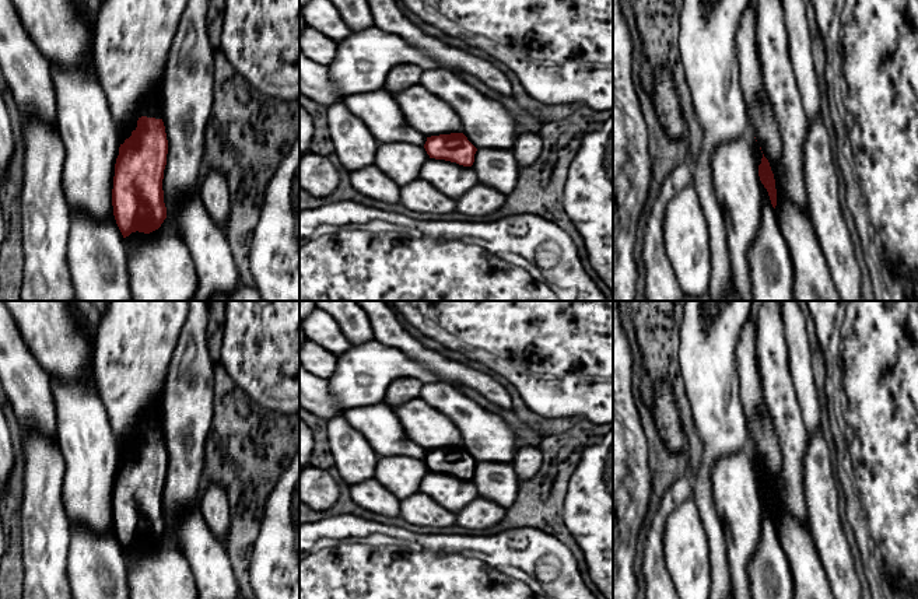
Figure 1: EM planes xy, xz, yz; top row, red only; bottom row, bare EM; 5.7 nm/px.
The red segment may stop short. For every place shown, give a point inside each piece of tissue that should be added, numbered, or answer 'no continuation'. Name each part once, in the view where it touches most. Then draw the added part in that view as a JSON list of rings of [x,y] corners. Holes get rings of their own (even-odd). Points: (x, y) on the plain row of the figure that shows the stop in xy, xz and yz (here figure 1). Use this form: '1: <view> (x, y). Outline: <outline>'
1: xy (153, 421). Outline: [[[153,407],[140,424],[140,430],[162,432],[162,411],[158,407]]]

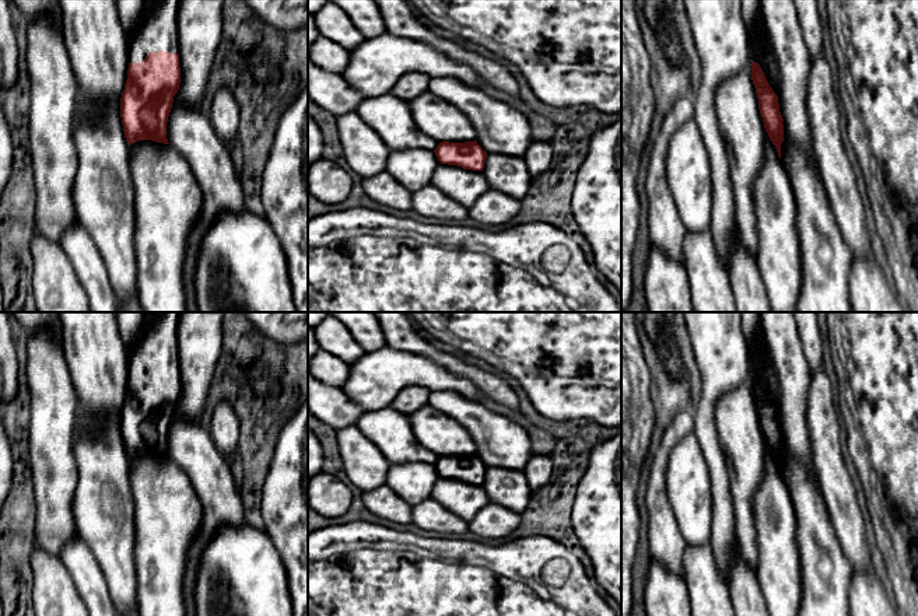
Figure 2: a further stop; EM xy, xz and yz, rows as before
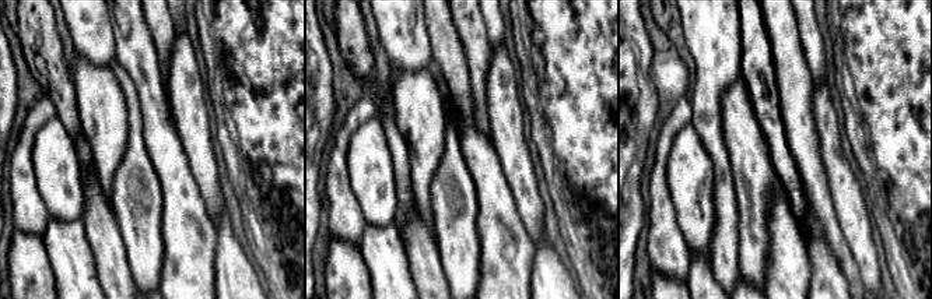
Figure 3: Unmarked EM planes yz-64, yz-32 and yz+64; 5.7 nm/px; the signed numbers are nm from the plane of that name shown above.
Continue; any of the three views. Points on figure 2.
1: xy (158, 345). Outline: [[[153,312],[141,337],[129,353],[129,377],[141,377],[150,365],[178,367],[179,312]]]

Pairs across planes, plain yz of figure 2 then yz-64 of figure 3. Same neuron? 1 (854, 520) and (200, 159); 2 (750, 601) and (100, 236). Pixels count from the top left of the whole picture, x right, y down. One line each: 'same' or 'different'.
1: same
2: same

